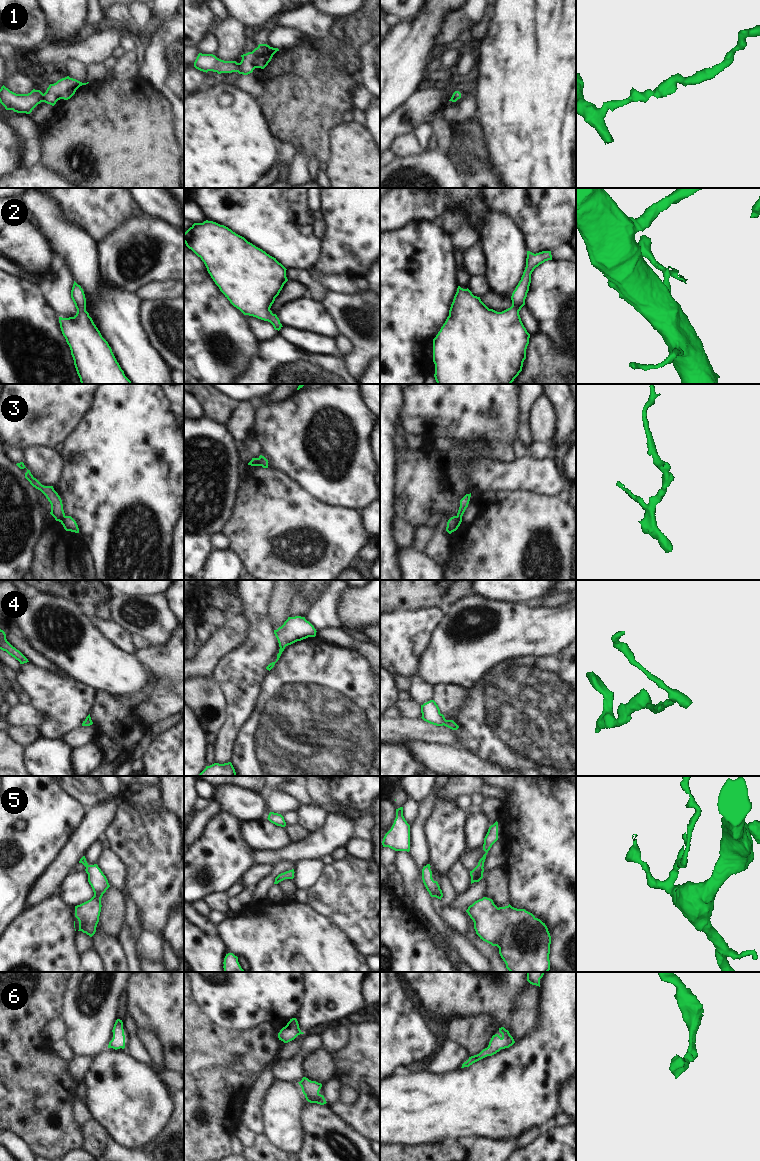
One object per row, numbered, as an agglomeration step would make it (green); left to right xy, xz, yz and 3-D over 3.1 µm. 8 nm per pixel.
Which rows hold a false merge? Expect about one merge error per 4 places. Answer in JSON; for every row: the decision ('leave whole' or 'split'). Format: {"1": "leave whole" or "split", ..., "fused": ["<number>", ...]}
{"1": "leave whole", "2": "leave whole", "3": "split", "4": "leave whole", "5": "leave whole", "6": "leave whole", "fused": ["3"]}

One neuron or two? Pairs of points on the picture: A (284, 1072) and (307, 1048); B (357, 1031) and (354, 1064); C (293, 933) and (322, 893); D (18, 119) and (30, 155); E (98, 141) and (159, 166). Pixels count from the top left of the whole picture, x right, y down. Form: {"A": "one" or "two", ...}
{"A": "one", "B": "one", "C": "two", "D": "one", "E": "one"}

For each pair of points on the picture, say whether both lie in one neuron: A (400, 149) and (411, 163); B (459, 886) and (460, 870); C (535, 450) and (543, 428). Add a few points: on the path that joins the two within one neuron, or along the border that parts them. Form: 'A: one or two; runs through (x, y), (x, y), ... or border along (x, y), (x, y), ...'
A: two; border along (423, 150), (416, 155), (396, 158)
B: one; runs through (460, 882), (460, 874)
C: two; border along (533, 441), (542, 441), (548, 444)

